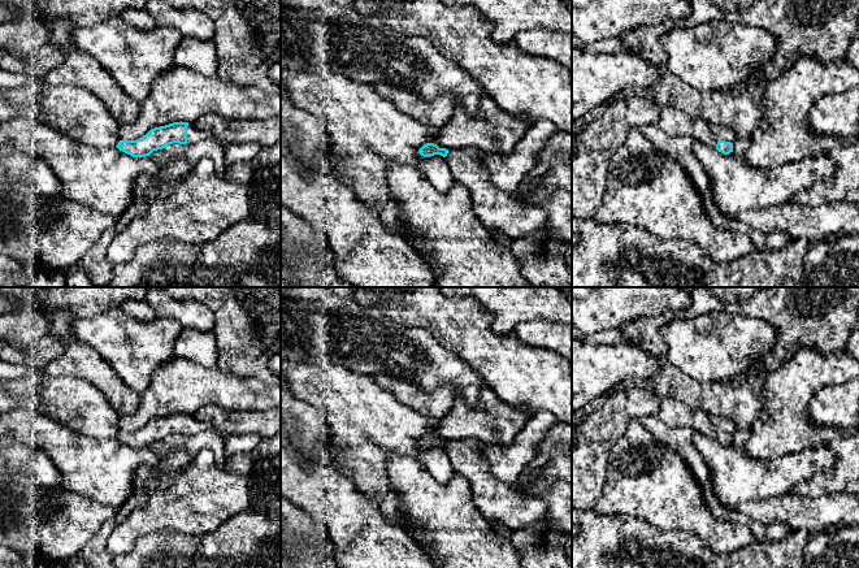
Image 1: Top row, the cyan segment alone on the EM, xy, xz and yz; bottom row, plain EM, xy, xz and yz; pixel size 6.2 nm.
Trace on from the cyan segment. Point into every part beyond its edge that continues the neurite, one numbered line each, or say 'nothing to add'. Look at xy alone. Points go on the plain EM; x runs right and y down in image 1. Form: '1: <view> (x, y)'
1: xy (194, 426)

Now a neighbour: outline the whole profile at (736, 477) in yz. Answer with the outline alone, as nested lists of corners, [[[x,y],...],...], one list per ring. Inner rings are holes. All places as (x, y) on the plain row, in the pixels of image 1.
[[[699,432],[693,433],[691,442],[708,467],[716,498],[729,508],[791,494],[797,484],[836,463],[836,455],[827,447],[759,460],[734,443],[724,446]]]

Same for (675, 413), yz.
[[[674,398],[660,402],[659,417],[671,428],[691,428],[710,439],[716,439],[719,433],[712,424],[712,415],[699,409],[690,409]]]

